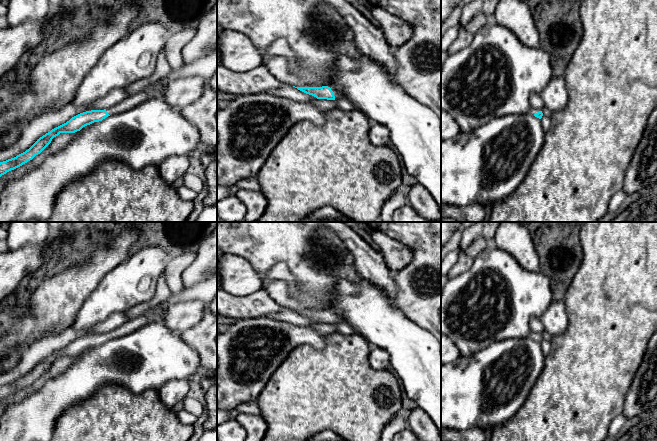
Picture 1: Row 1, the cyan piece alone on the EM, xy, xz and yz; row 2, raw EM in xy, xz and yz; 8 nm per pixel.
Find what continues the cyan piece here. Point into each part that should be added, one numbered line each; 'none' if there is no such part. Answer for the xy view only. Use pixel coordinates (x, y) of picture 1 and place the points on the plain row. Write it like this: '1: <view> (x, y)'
1: xy (153, 315)

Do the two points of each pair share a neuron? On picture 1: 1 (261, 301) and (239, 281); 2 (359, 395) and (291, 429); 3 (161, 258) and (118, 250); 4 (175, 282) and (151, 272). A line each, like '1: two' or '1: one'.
1: two
2: one
3: two
4: two

